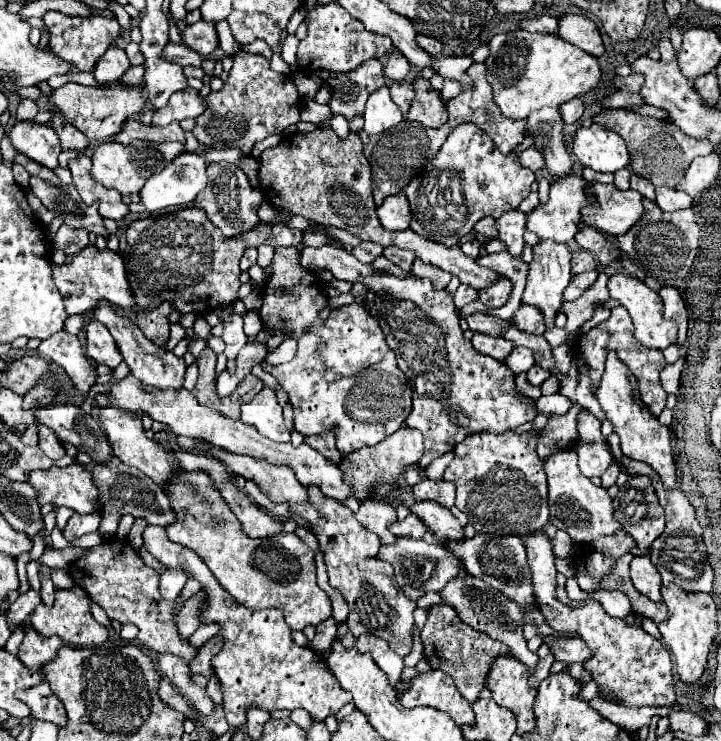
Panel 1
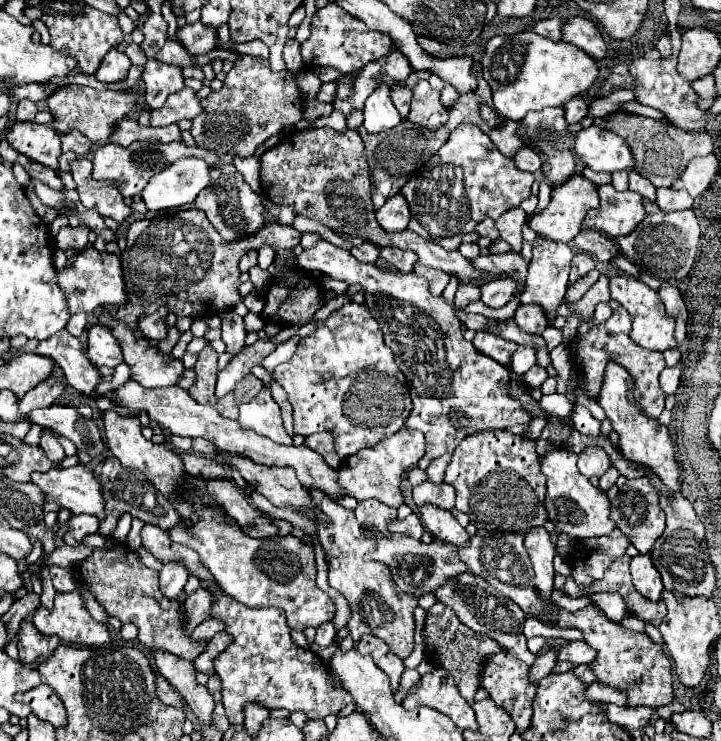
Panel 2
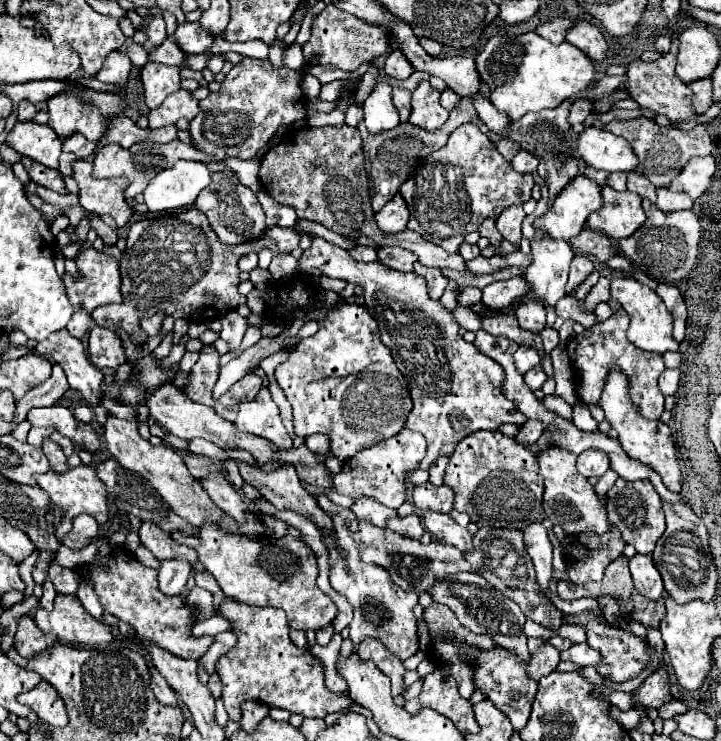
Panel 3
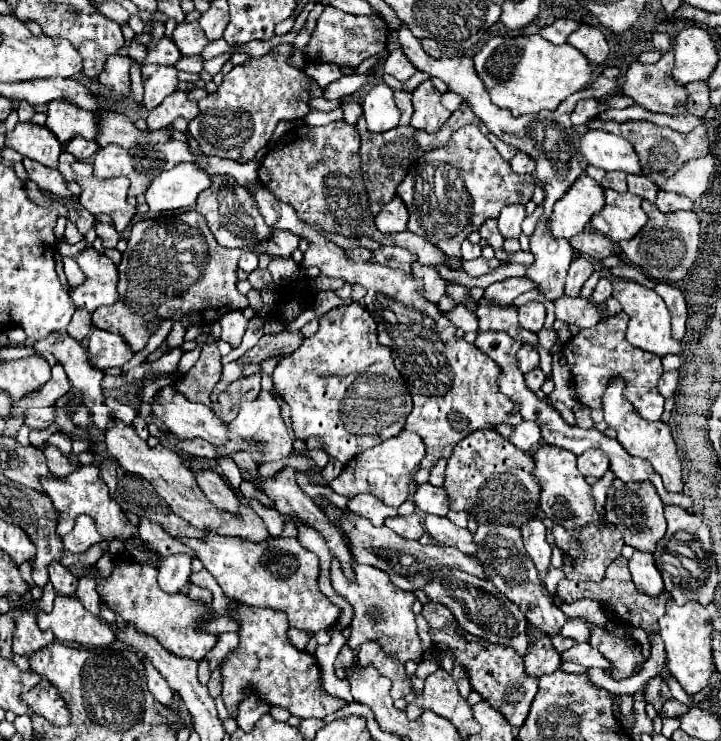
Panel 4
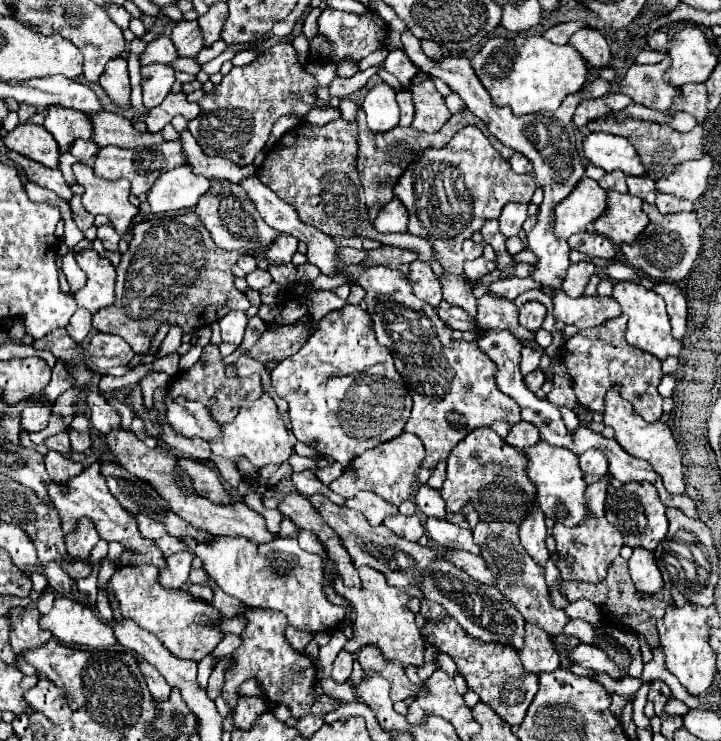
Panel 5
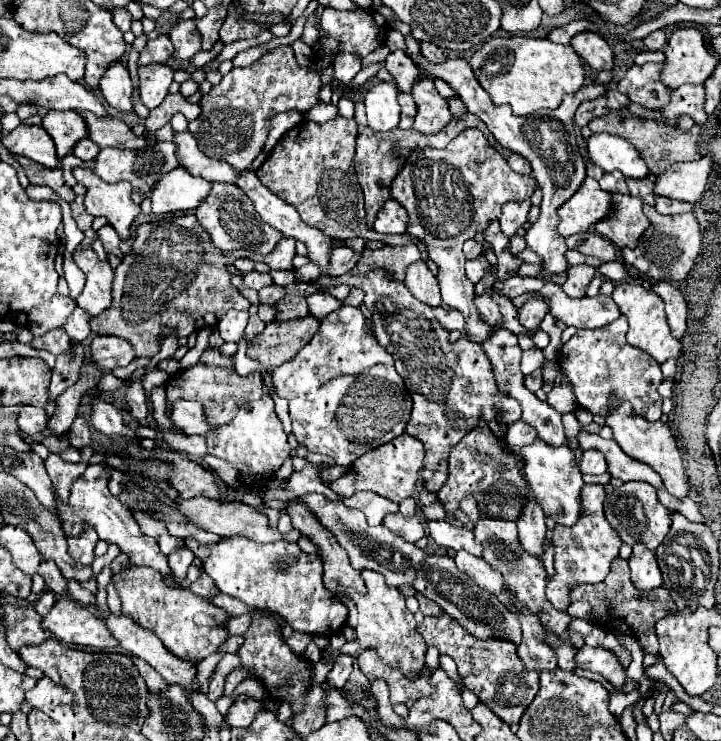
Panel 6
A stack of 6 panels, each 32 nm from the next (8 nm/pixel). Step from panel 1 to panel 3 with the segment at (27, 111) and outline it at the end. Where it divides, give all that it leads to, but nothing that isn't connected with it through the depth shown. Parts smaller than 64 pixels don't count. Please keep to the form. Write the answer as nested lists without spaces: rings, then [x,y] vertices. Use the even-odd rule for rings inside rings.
[[[22,100],[18,104],[18,120],[20,122],[30,122],[34,118],[34,114],[36,114],[36,106],[30,104],[28,100]]]

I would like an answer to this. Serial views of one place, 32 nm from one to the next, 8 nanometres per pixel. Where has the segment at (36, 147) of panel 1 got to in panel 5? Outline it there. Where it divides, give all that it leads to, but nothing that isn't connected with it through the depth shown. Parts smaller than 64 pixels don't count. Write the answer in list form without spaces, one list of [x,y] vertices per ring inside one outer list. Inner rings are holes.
[[[18,124],[2,140],[8,150],[18,152],[34,162],[40,162],[46,168],[58,168],[60,154],[56,148],[56,140],[52,140],[52,134],[44,126]]]

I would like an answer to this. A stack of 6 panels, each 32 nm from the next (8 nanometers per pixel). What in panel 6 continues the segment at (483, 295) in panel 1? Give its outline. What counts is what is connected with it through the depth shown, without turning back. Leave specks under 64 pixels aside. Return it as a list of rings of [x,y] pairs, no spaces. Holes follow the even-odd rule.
[[[514,276],[514,278],[508,278],[504,282],[496,280],[496,284],[494,284],[496,292],[500,292],[508,298],[514,298],[514,296],[520,296],[520,294],[526,294],[526,292],[538,292],[542,286],[544,286],[542,280],[528,278],[528,276]]]

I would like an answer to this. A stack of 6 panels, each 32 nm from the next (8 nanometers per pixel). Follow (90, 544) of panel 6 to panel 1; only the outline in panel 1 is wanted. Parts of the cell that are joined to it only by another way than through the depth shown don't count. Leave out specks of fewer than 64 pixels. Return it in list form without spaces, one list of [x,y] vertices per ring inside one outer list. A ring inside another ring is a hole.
[[[72,514],[72,518],[68,520],[68,524],[64,528],[64,538],[68,542],[72,542],[88,532],[96,532],[98,526],[100,526],[98,514]]]

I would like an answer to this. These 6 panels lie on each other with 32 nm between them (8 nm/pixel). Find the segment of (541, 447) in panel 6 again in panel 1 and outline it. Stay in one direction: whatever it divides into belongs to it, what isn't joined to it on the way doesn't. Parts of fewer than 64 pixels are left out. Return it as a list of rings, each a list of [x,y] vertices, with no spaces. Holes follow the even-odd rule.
[[[560,450],[544,460],[544,472],[548,476],[550,522],[558,530],[568,532],[576,542],[590,542],[598,540],[600,536],[610,536],[612,532],[620,530],[620,524],[612,516],[612,500],[602,486],[594,486],[586,476],[580,474],[576,462],[574,450]]]

